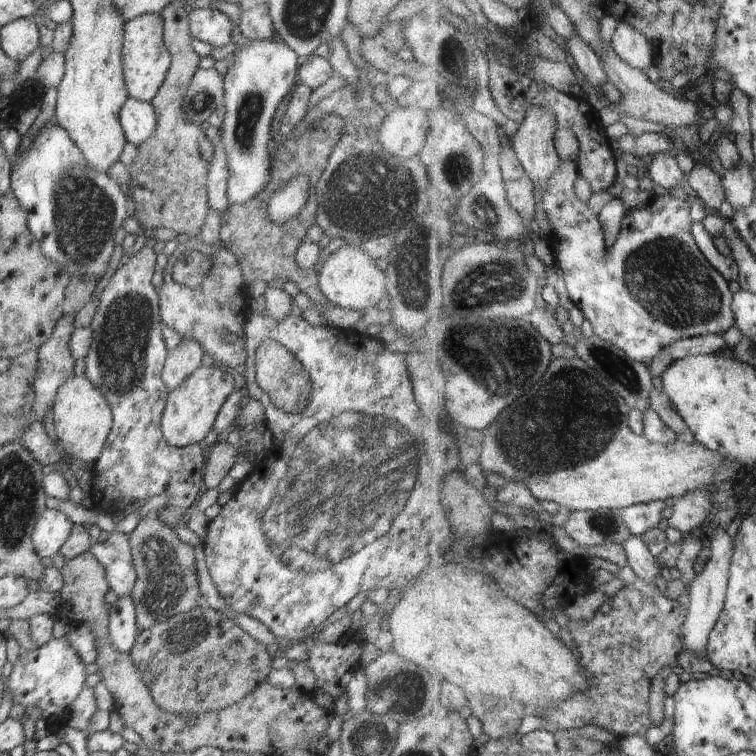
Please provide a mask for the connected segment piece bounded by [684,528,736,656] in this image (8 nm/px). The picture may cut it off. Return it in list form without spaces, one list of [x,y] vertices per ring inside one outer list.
[[[722,528],[711,539],[712,558],[702,574],[697,575],[691,584],[690,614],[687,627],[684,628],[684,640],[688,640],[688,650],[696,654],[707,654],[712,632],[720,622],[724,609],[727,607],[727,594],[731,582],[732,559],[735,558],[736,540],[732,539],[727,530]]]

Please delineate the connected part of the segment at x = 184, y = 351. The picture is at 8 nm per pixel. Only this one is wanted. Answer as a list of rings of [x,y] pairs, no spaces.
[[[182,339],[178,348],[167,351],[161,374],[162,382],[170,391],[178,388],[192,372],[202,366],[204,353],[196,340]]]

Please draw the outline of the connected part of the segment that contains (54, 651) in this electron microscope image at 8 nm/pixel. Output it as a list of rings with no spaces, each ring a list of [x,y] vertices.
[[[66,636],[50,639],[46,644],[34,650],[24,651],[20,660],[13,666],[8,680],[3,681],[4,691],[10,694],[12,704],[18,706],[34,706],[42,712],[49,727],[64,728],[70,718],[70,704],[78,698],[85,686],[87,674],[85,665],[78,658],[78,654],[70,648]]]

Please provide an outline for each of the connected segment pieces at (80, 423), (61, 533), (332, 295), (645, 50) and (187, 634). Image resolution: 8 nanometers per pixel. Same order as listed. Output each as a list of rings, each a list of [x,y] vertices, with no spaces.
[[[73,376],[64,381],[56,393],[52,414],[56,436],[70,458],[78,458],[86,464],[95,463],[104,448],[113,418],[107,400],[94,388],[92,382],[86,376]]]
[[[46,507],[37,515],[31,540],[39,558],[52,558],[68,540],[74,524],[58,509]]]
[[[348,242],[329,254],[314,282],[332,305],[363,312],[366,308],[376,306],[384,296],[388,296],[387,281],[385,272],[376,266],[375,259],[368,256],[358,244]]]
[[[628,22],[619,24],[612,41],[616,52],[630,66],[648,72],[652,66],[655,66],[654,46],[648,40],[648,36],[643,30],[634,28]]]
[[[196,607],[164,619],[141,632],[135,641],[129,655],[154,702],[178,716],[224,709],[265,683],[273,669],[265,644],[210,607]]]

